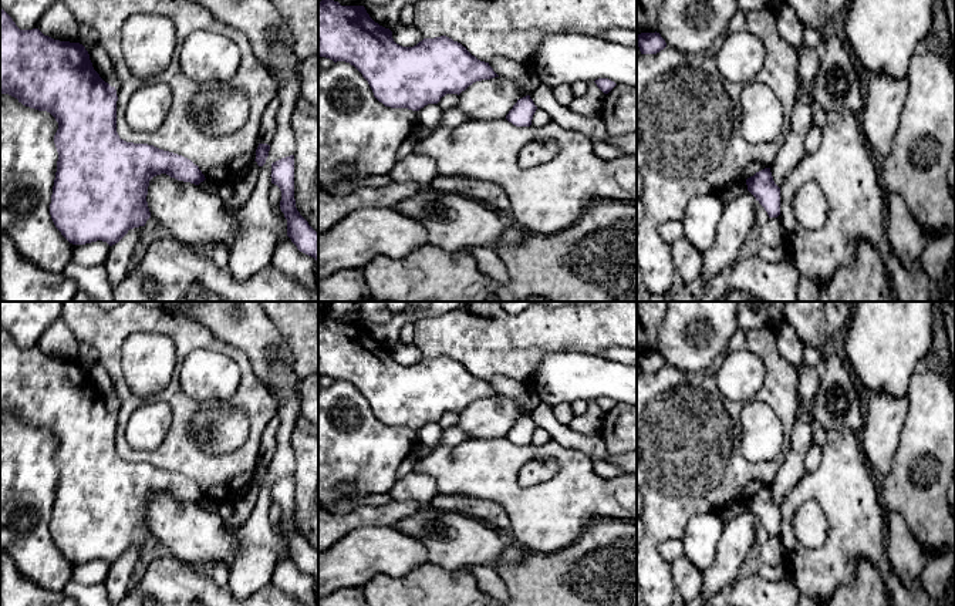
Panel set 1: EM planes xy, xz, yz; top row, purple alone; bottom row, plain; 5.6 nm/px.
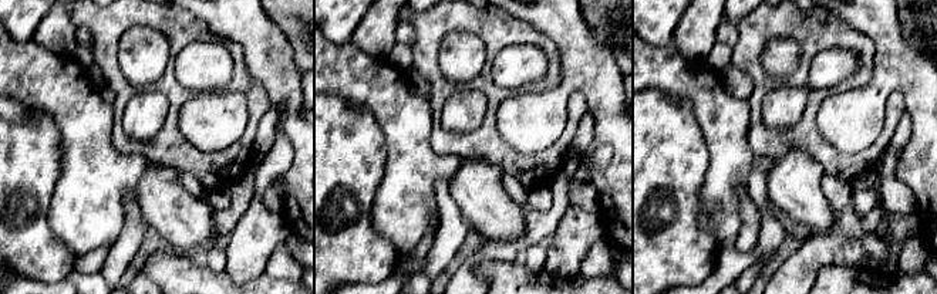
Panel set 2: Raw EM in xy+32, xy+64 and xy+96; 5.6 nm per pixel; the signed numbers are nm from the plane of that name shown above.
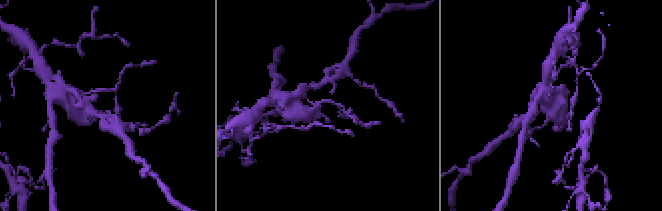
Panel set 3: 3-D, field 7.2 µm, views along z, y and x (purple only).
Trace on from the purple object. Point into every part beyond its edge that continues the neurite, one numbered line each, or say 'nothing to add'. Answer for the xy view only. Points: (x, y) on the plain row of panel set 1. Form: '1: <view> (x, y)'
nothing to add

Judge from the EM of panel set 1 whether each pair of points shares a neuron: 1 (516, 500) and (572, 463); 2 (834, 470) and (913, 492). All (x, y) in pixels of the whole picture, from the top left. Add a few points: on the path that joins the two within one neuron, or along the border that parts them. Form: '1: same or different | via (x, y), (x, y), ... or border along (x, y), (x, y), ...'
1: same | via (532, 500), (542, 500), (563, 478)
2: different | border along (878, 490), (878, 498), (886, 509)

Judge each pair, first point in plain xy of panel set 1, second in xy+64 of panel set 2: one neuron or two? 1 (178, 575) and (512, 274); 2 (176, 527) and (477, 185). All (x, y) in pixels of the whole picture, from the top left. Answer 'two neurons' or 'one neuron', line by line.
1: one neuron
2: one neuron

